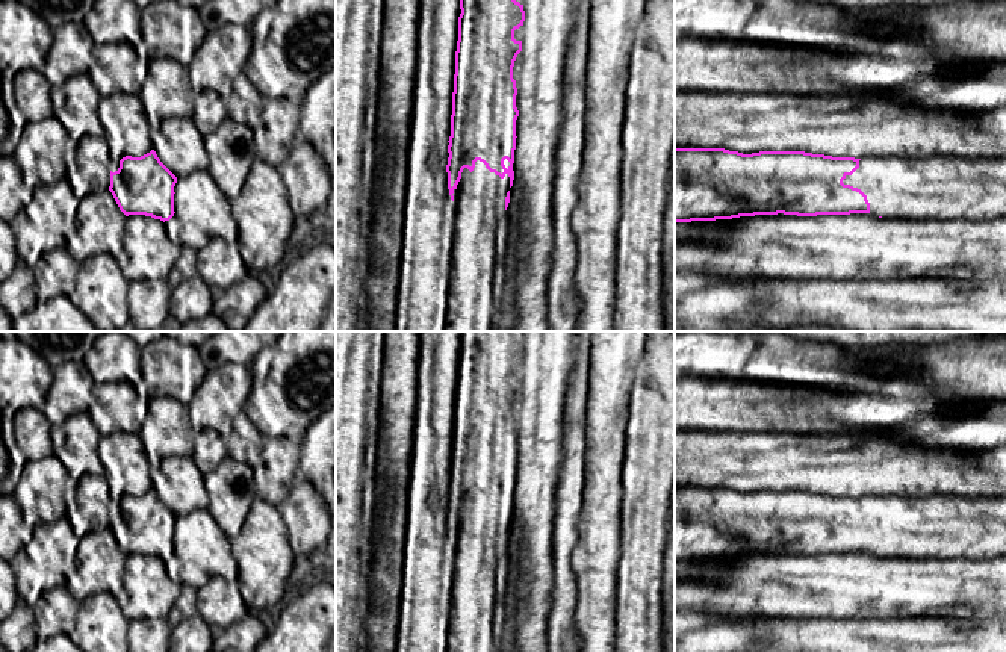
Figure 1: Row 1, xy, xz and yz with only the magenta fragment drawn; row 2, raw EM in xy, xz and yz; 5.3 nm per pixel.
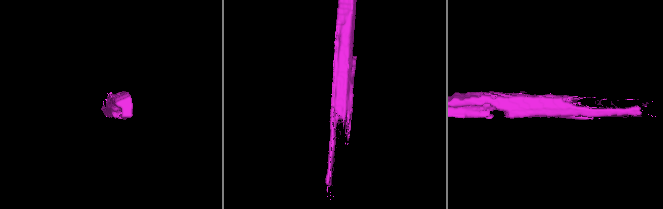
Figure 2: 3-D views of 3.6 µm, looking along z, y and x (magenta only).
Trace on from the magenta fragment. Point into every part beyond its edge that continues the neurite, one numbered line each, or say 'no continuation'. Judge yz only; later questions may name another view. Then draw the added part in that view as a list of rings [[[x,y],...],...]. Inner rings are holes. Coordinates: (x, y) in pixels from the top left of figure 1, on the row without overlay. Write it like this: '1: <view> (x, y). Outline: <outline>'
1: yz (941, 525). Outline: [[[865,495],[859,507],[846,514],[844,523],[861,528],[870,542],[870,554],[902,558],[1006,558],[1006,498],[964,498],[932,495],[926,498],[902,498],[896,495]]]

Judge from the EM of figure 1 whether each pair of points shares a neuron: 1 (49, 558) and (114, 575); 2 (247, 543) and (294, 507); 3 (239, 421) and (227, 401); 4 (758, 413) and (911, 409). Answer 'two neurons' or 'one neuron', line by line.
1: one neuron
2: two neurons
3: two neurons
4: one neuron

